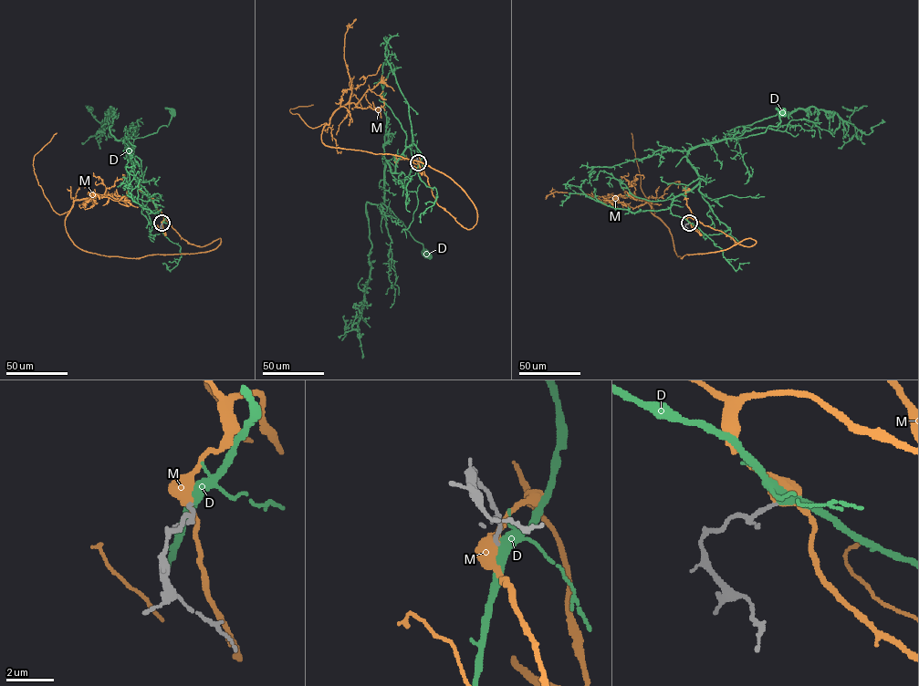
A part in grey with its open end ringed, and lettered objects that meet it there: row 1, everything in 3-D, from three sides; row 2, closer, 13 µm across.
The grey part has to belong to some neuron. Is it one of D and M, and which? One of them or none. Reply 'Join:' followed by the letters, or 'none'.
Join: D

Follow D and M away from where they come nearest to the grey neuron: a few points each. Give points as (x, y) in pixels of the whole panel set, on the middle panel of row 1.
D: (418, 162), (422, 154), (412, 143), (405, 149), (393, 172), (386, 161), (384, 203), (428, 254)
M: (418, 162), (436, 203), (472, 228), (475, 206), (443, 173), (322, 142), (351, 92), (344, 43), (356, 19)

